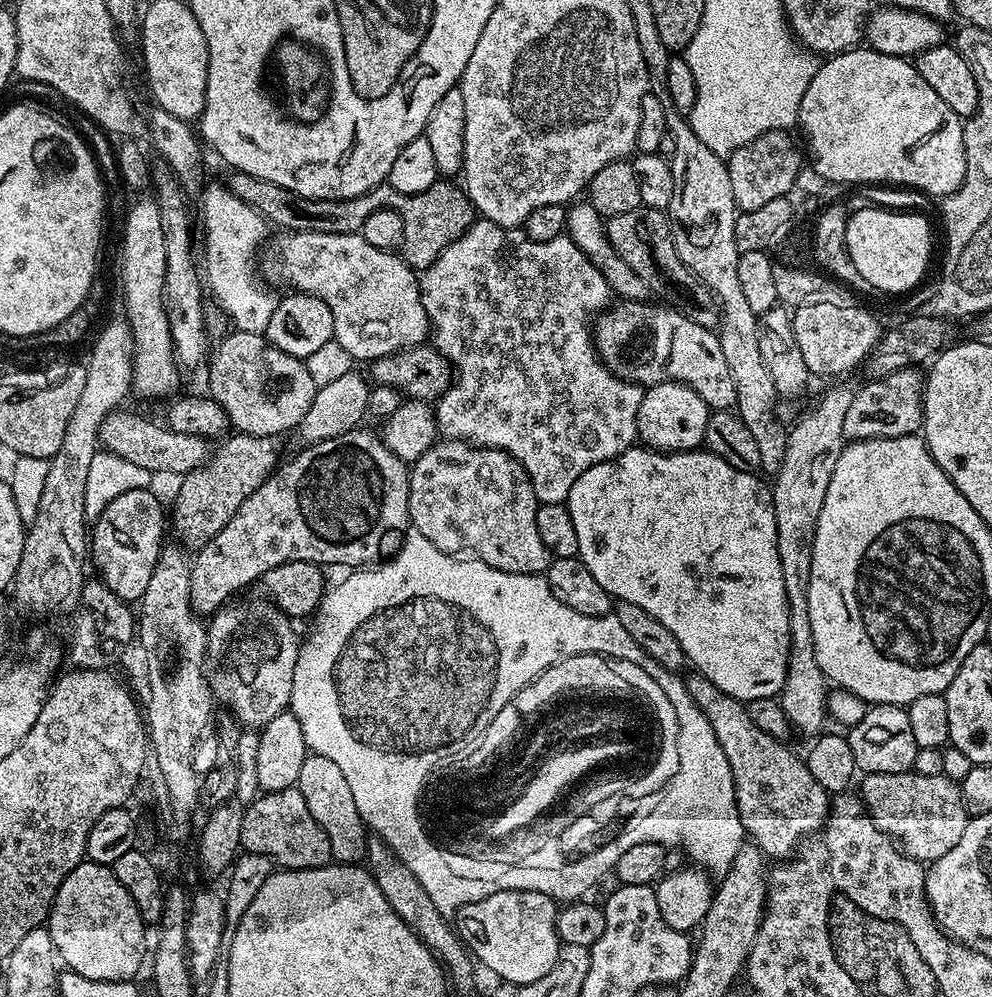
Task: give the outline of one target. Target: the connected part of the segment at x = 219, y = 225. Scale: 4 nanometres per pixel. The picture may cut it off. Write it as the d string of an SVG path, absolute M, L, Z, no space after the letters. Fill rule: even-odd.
M210 181L202 188L199 193L200 199L200 218L202 220L202 230L204 232L204 276L209 293L216 298L219 305L217 307L227 316L227 319L239 331L265 333L270 322L270 315L276 309L277 293L273 293L266 288L254 274L254 258L260 242L266 236L268 230L267 221L260 216L248 203L242 202L237 195L227 188L223 182Z

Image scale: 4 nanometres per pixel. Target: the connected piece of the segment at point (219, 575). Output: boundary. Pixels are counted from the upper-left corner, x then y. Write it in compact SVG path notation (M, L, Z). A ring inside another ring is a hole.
M364 426L351 428L346 434L338 434L329 440L319 440L316 444L301 447L301 452L293 460L286 461L287 459L285 459L269 476L266 483L258 486L258 490L254 490L254 494L246 497L242 506L234 514L234 518L230 518L230 522L226 522L226 526L222 526L222 530L218 530L218 534L214 538L210 538L210 542L206 542L206 546L198 549L191 561L192 573L190 574L190 602L197 614L204 618L211 617L212 613L217 612L221 606L229 603L235 597L232 595L239 588L244 588L247 584L254 583L255 580L257 583L274 566L282 566L282 562L310 562L321 566L349 564L349 569L356 570L361 566L372 566L377 562L383 562L400 551L405 535L410 528L408 518L408 473L410 468L384 445L383 439L377 433L375 436L374 433L367 432L366 428Z

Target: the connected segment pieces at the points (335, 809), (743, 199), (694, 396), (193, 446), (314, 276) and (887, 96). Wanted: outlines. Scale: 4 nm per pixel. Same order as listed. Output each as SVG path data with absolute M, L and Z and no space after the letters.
M309 755L306 762L302 762L302 771L298 773L295 786L306 798L306 806L310 814L314 814L314 822L326 830L326 839L330 842L332 859L337 864L359 865L367 857L369 829L364 819L358 814L358 806L354 806L354 794L350 794L350 786L342 775L342 770L330 758Z
M776 129L760 136L754 143L740 147L728 157L727 166L732 192L739 211L758 210L775 198L788 196L795 189L797 176L804 167L804 161L788 135L790 134Z
M667 380L644 388L642 406L638 406L636 435L643 447L655 448L657 452L690 452L703 445L709 415L708 403L689 384Z
M117 410L104 417L104 423L100 426L99 439L103 451L118 454L126 458L126 462L134 462L134 466L142 466L153 474L159 474L159 472L187 474L195 468L201 468L208 459L209 441L194 434L178 434L163 423L155 424L144 416L124 411Z
M292 230L280 237L268 248L268 261L264 268L272 280L289 284L289 289L305 292L322 298L330 306L334 318L333 341L342 346L353 361L371 362L399 352L401 348L412 348L429 339L430 325L428 315L420 301L420 282L417 273L396 252L378 250L370 246L366 238L352 230L333 230L313 232L311 230Z
M857 46L847 52L838 52L834 56L827 57L821 63L818 74L814 74L814 82L806 86L806 94L802 94L798 128L804 131L804 136L808 139L808 152L812 155L811 167L816 168L826 182L832 183L833 180L836 184L876 184L879 180L885 180L888 184L905 184L908 188L917 188L920 192L929 192L932 196L943 198L958 190L964 181L966 174L964 120L958 114L954 114L954 110L950 110L950 106L942 102L942 98L938 98L938 93L927 84L926 78L918 74L915 63L902 56L891 56L875 52L873 48L867 46Z

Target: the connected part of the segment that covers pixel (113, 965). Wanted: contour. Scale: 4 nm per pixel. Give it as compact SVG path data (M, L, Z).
M81 862L62 882L52 908L48 912L46 927L63 967L82 974L82 978L131 981L132 975L143 964L145 967L144 932L146 932L146 926L138 914L138 906L134 906L134 898L126 894L122 882L118 882L118 878L112 873L109 865Z

